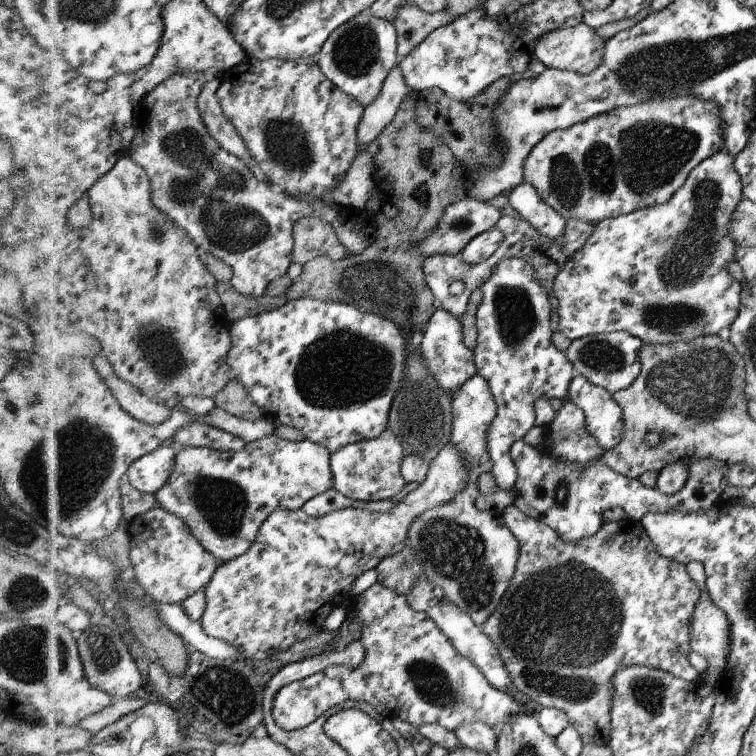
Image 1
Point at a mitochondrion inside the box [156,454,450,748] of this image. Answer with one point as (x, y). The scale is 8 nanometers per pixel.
(225, 695)

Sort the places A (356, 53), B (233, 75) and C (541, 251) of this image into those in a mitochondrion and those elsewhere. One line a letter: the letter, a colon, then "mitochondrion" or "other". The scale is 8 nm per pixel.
A: mitochondrion
B: other
C: other

